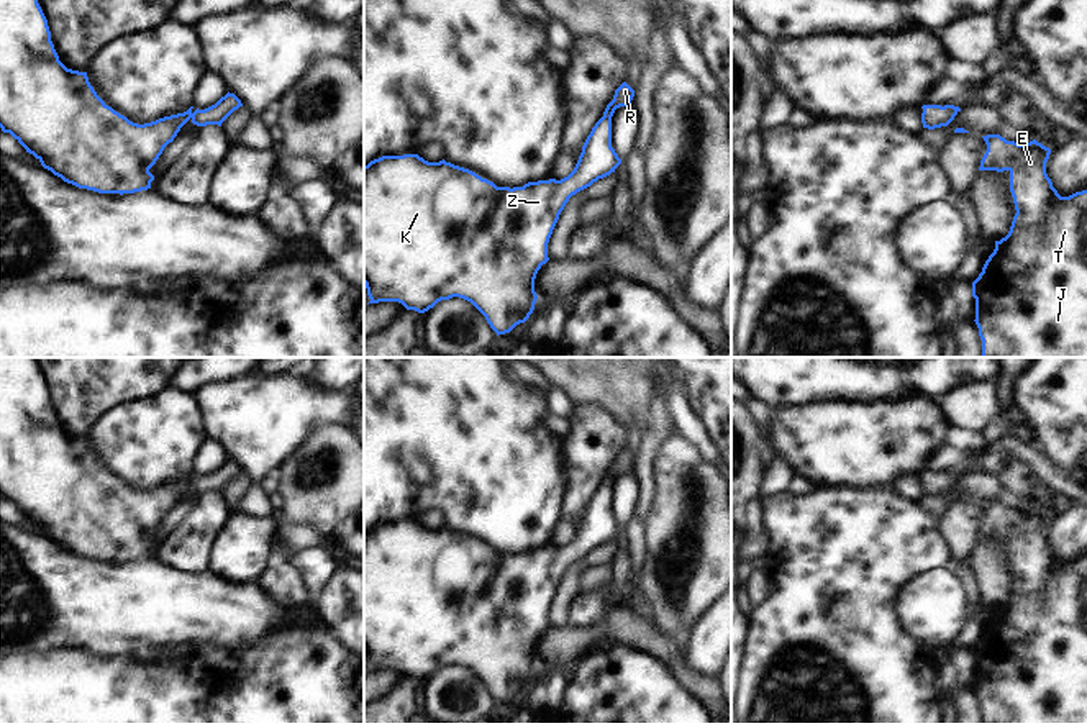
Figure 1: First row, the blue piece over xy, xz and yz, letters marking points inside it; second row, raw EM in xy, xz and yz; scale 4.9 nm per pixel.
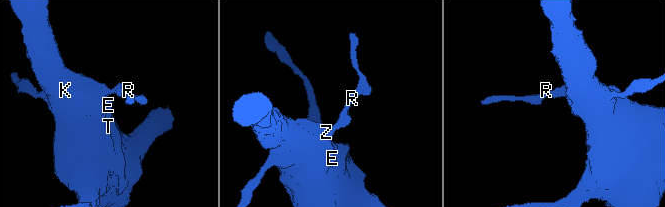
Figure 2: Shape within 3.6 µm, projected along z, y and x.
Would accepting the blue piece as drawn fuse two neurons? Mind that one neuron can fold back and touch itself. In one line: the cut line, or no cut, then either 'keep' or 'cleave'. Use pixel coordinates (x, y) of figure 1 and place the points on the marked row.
cut none; keep

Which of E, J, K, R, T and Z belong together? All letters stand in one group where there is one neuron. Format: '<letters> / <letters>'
E J K R T Z

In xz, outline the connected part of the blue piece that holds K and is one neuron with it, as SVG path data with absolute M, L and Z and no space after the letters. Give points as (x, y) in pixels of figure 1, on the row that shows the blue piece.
M623 82L607 105L603 116L587 136L574 171L561 179L528 182L523 187L497 187L475 172L446 162L428 162L418 154L382 156L364 166L364 285L369 303L398 302L407 310L425 313L453 297L471 302L498 334L525 323L538 295L534 279L549 261L548 243L561 211L572 195L615 172L621 159L612 148L612 116L620 107L631 107L634 90Z

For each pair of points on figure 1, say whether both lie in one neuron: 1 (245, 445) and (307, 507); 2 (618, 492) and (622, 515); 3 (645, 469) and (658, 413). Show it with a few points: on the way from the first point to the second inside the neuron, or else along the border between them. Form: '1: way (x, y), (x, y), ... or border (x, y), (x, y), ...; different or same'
1: border (300, 441), (276, 471); different
2: way (622, 497), (622, 510); same
3: way (645, 456), (658, 427); same

